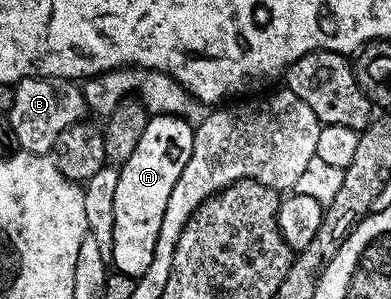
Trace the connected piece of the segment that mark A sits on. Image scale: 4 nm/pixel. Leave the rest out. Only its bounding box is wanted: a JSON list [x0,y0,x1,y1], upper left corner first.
[112,112,195,279]

